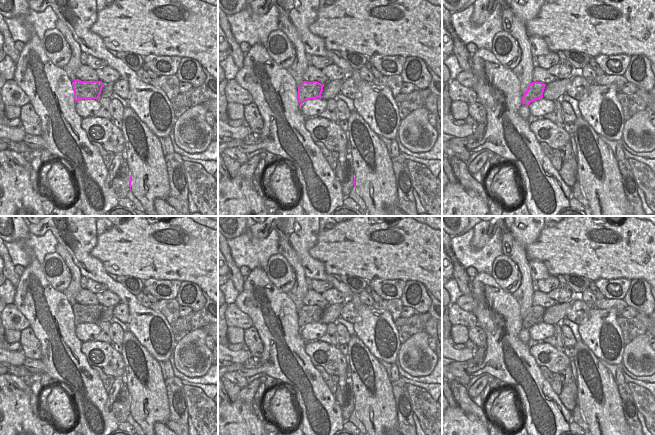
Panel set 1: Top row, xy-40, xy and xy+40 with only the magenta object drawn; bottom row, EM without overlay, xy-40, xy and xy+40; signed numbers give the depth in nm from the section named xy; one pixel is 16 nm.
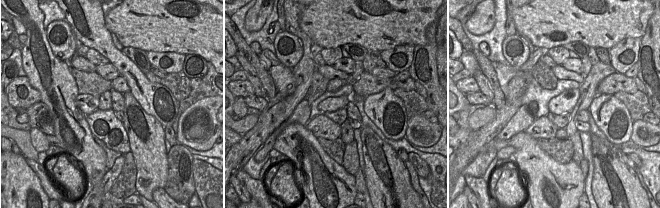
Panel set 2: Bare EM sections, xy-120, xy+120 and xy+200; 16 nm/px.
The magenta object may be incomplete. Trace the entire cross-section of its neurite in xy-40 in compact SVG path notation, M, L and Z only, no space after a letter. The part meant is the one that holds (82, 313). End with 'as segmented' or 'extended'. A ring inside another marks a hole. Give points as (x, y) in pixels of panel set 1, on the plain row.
M76 303L72 306L75 327L82 323L98 323L104 308L101 305L81 305Z | as segmented

